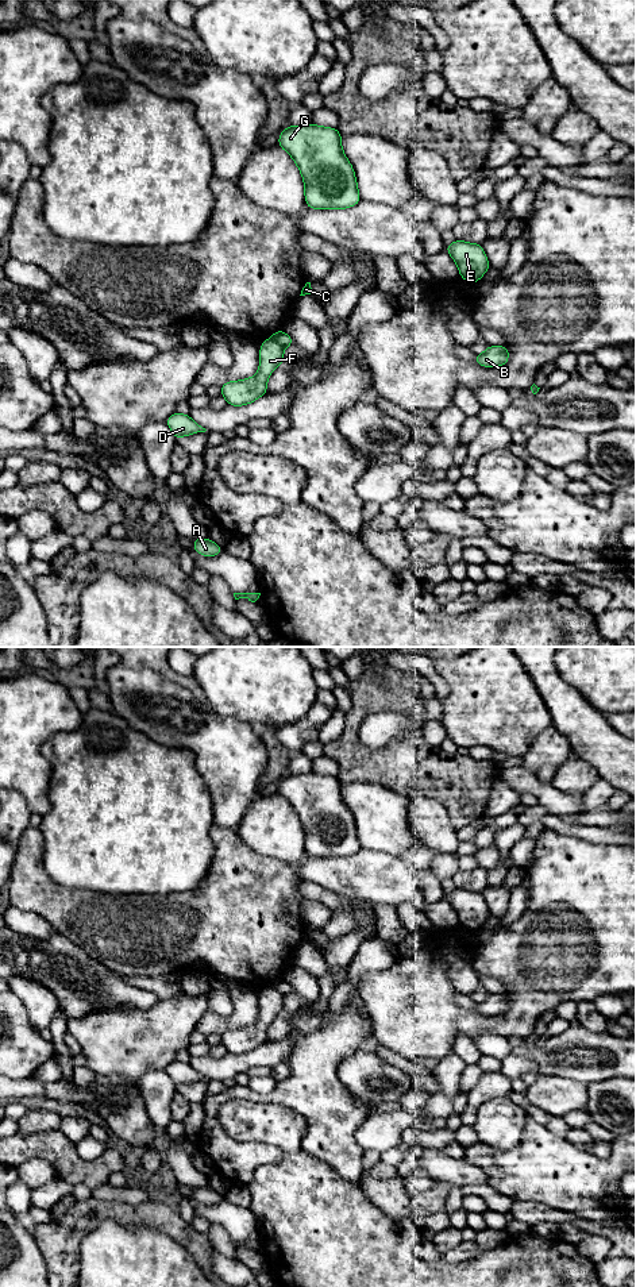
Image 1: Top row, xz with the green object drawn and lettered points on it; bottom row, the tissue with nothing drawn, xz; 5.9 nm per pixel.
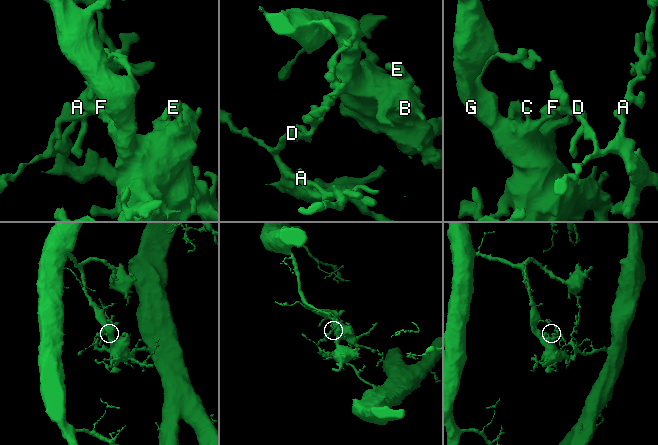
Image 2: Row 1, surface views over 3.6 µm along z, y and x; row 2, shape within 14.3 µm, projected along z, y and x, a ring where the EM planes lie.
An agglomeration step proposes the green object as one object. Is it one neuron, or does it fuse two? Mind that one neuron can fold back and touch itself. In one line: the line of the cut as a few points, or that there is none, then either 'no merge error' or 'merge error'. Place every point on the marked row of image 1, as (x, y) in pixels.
xz (269, 338), (284, 347) | merge error

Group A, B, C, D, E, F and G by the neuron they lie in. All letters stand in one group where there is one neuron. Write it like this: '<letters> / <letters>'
A D F / B C E G

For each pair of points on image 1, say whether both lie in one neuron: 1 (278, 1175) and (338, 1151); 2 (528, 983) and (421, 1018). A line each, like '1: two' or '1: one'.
1: two
2: one

